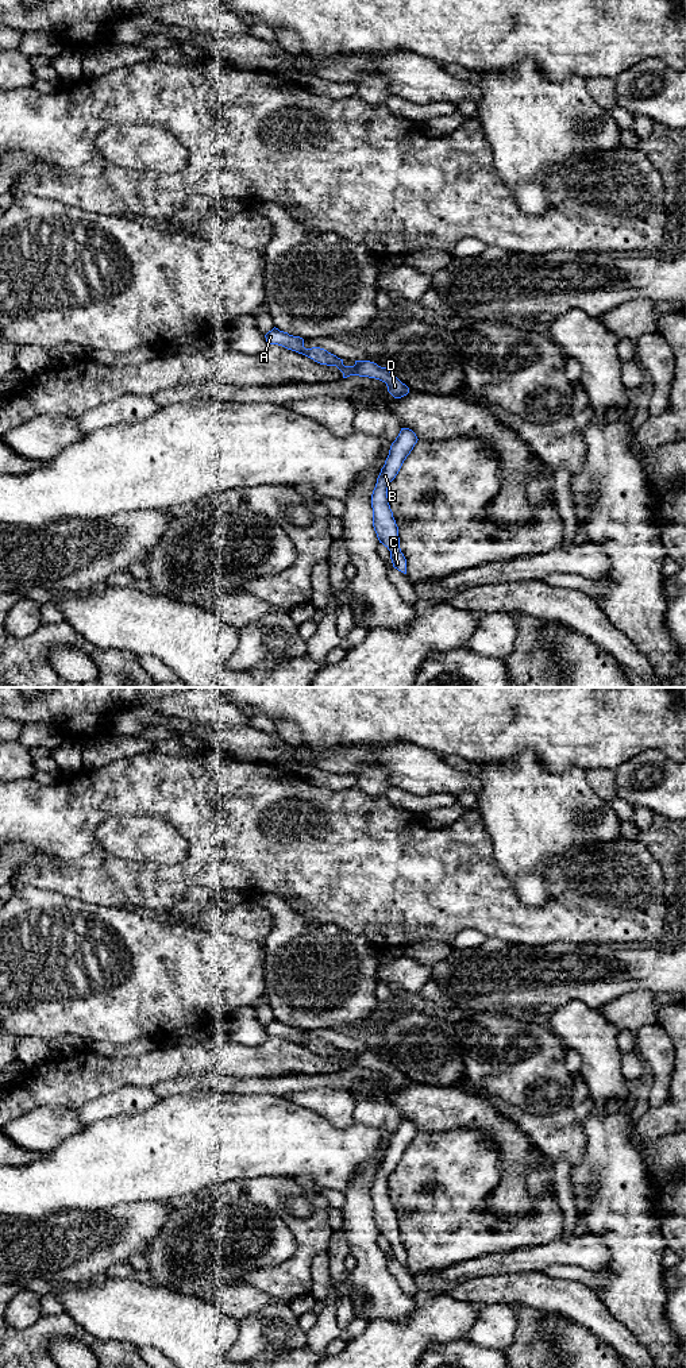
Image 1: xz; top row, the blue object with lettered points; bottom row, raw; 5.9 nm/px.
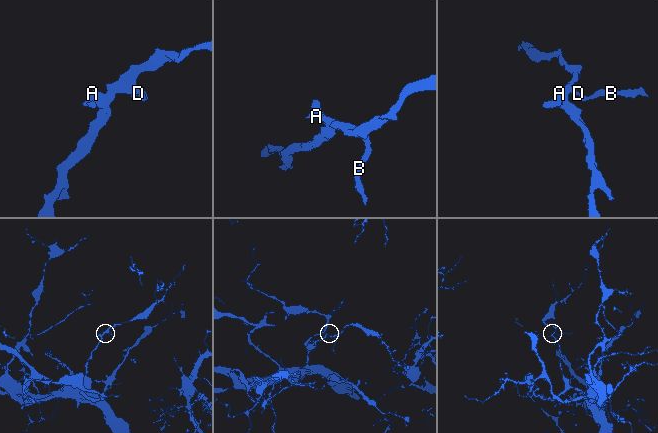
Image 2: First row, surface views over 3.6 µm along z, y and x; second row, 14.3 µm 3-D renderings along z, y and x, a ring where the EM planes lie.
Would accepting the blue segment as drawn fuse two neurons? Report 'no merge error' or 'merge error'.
no merge error

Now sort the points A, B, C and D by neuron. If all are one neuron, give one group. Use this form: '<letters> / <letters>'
A B C D

